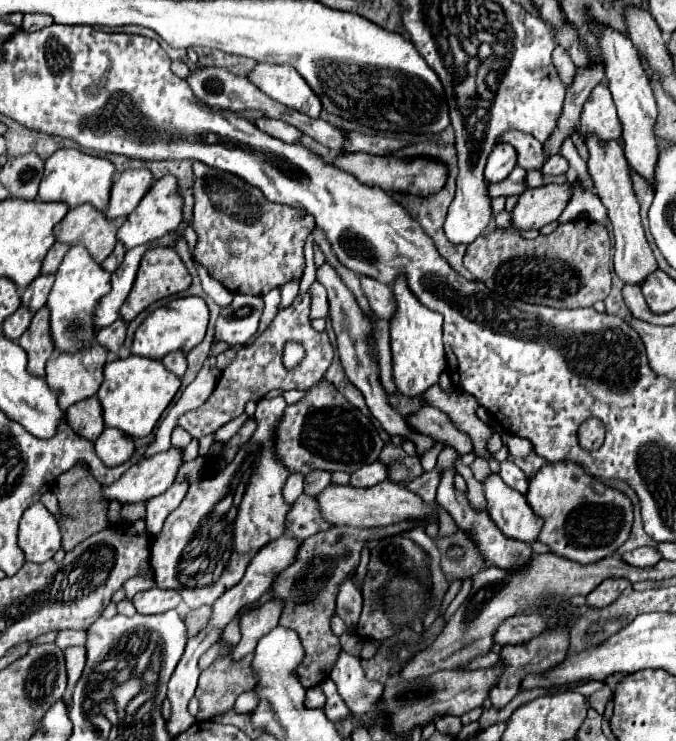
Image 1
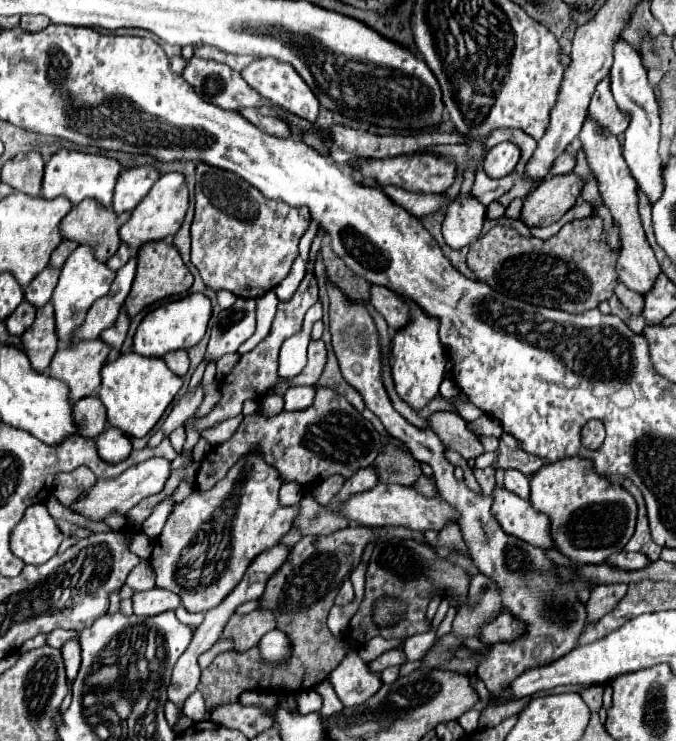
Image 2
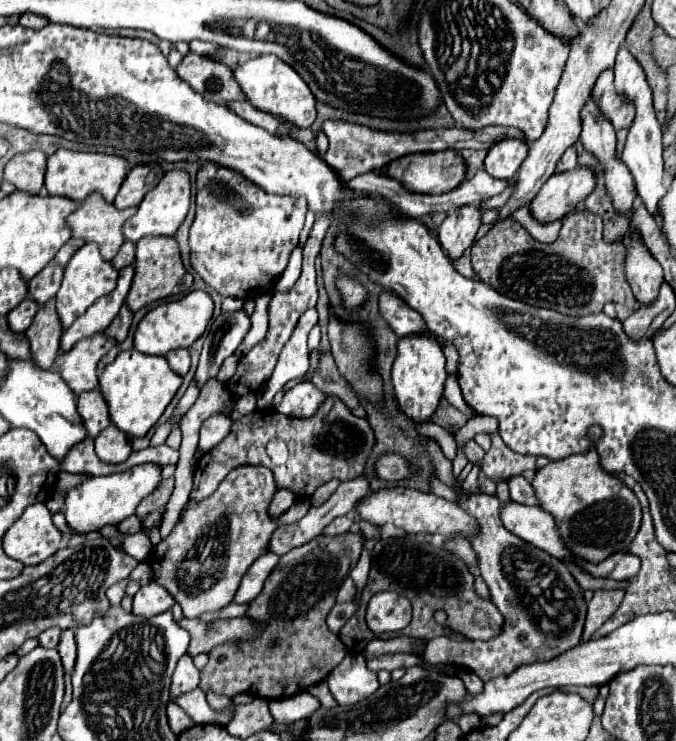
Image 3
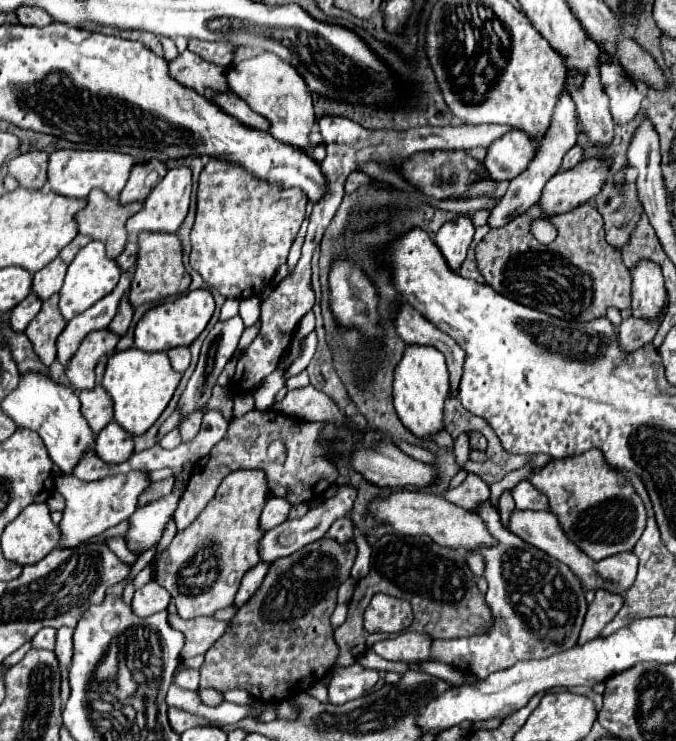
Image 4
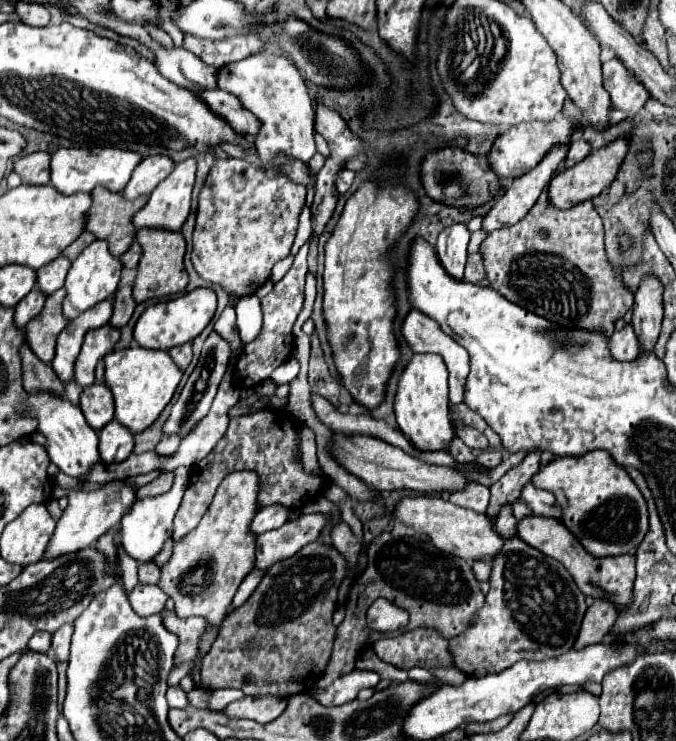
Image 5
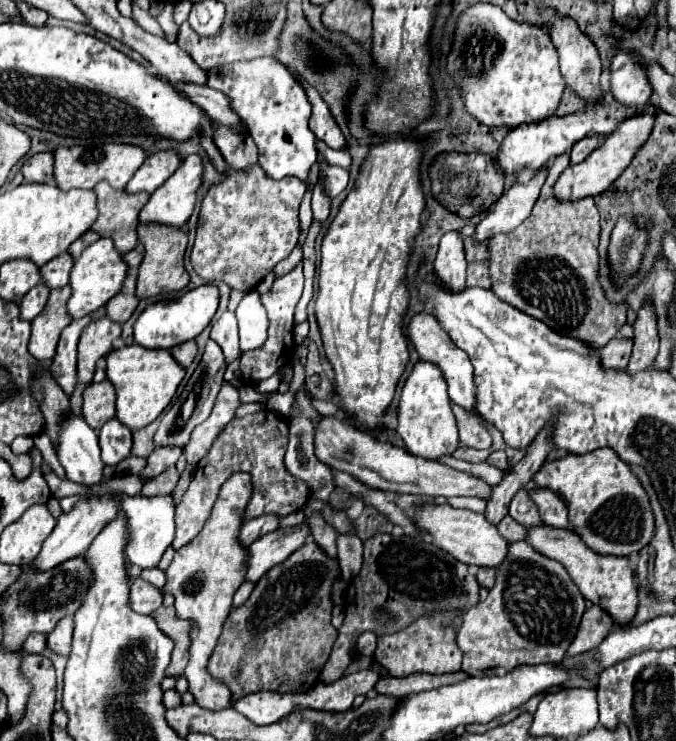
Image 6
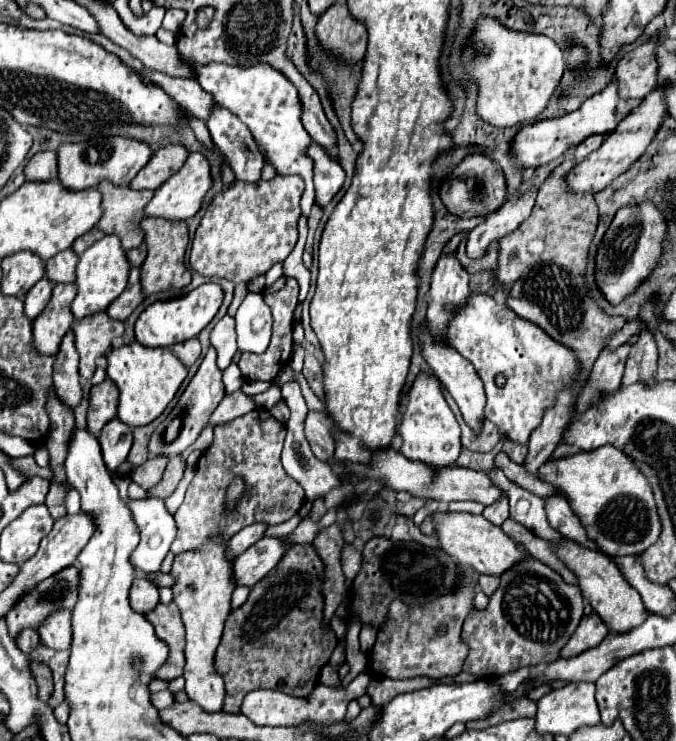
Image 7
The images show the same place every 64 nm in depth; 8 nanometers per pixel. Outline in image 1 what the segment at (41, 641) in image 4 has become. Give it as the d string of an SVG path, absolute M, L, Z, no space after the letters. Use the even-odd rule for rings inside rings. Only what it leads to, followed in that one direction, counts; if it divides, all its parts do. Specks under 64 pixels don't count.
M62 630L56 638L56 646L66 650L68 646L84 646L86 632L84 630Z

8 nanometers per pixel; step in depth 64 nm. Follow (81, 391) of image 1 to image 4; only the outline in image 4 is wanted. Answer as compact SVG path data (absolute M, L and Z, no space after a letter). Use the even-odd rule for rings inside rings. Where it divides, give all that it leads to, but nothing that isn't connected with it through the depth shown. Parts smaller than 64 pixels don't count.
M110 330L90 332L82 340L76 354L66 364L64 374L70 386L74 386L76 390L94 388L96 386L96 378L94 378L96 362L100 360L102 354L112 354L112 350L116 348L116 342L118 342L118 336L112 334Z

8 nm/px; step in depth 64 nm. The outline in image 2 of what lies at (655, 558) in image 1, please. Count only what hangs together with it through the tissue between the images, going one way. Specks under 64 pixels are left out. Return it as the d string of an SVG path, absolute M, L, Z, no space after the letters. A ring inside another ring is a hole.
M616 552L608 558L608 564L612 566L618 566L618 568L624 568L624 570L638 570L638 568L646 568L650 564L648 556L646 554L640 554L640 552Z

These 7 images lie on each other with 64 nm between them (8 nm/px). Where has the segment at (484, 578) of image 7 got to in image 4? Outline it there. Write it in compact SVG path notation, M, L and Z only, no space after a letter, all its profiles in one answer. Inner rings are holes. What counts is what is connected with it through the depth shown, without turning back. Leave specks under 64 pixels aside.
M470 550L470 552L466 552L464 556L466 556L466 562L468 562L470 570L472 570L476 576L482 576L482 572L484 572L484 560L482 560L482 554Z

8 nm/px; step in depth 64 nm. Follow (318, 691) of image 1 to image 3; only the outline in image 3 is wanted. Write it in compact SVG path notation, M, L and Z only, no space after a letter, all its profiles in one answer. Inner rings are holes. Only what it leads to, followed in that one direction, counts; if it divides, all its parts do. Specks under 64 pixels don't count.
M299 692L292 697L269 702L269 710L272 716L282 717L282 721L287 725L309 717L316 708L320 708L320 702L310 692Z

